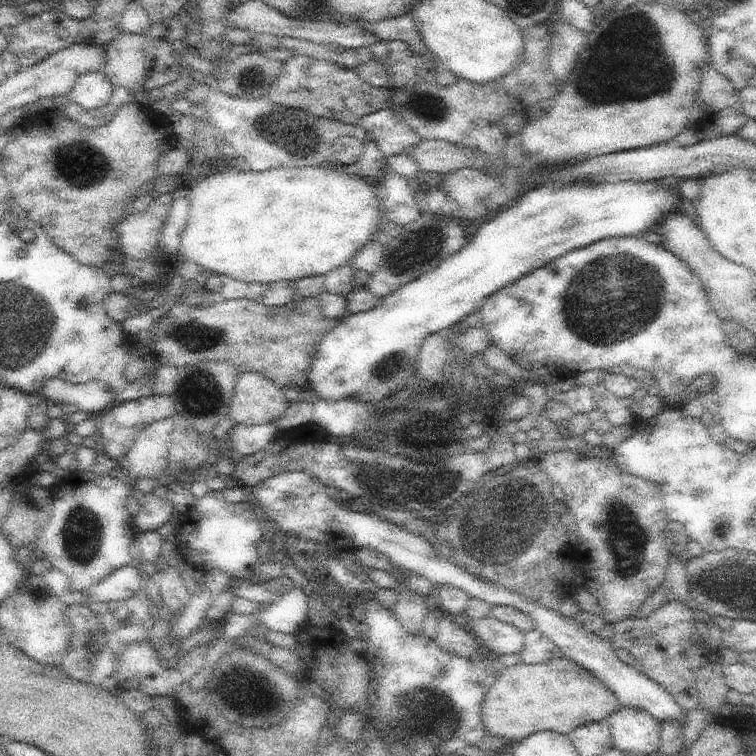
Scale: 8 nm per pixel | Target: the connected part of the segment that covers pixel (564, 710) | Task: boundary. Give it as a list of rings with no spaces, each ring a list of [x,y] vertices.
[[[560,656],[537,665],[520,662],[501,667],[496,682],[486,693],[481,717],[487,733],[502,737],[512,746],[538,731],[569,735],[583,724],[602,722],[620,707],[618,698],[597,676]]]

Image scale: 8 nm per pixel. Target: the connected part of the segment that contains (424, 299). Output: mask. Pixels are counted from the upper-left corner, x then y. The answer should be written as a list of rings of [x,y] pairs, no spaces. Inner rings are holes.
[[[591,180],[583,181],[568,181],[561,183],[560,181],[548,182],[536,186],[532,186],[532,190],[528,190],[524,196],[520,196],[520,200],[513,206],[509,205],[503,208],[503,211],[498,215],[484,222],[480,226],[478,232],[470,238],[470,242],[459,252],[454,253],[452,256],[446,257],[439,265],[438,268],[431,270],[425,275],[419,276],[418,279],[412,280],[401,287],[398,287],[395,291],[392,291],[389,295],[382,298],[381,303],[369,311],[359,313],[348,313],[342,318],[339,323],[327,332],[321,343],[318,345],[317,353],[314,355],[314,360],[310,365],[310,372],[308,372],[308,385],[322,400],[326,401],[339,401],[342,399],[356,399],[365,403],[378,403],[384,401],[387,397],[390,397],[393,393],[398,393],[402,387],[410,386],[417,380],[417,360],[419,357],[419,350],[421,344],[431,334],[438,333],[444,328],[450,328],[460,322],[464,316],[467,316],[482,306],[482,303],[486,300],[487,296],[493,295],[500,287],[505,287],[507,284],[513,283],[522,276],[529,272],[535,271],[537,268],[551,263],[558,257],[564,256],[566,253],[572,252],[576,249],[584,248],[589,244],[598,242],[602,239],[618,238],[618,237],[631,237],[639,236],[642,232],[650,230],[652,227],[657,227],[658,220],[660,218],[665,219],[664,214],[670,211],[676,211],[674,208],[678,206],[678,192],[672,190],[672,188],[660,188],[656,186],[654,182],[642,182],[642,181],[624,181],[617,183],[595,183]]]

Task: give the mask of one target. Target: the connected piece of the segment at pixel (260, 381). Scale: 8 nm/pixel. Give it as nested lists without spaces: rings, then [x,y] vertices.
[[[254,371],[241,373],[230,403],[229,418],[234,424],[250,426],[275,422],[289,405],[283,389],[263,374]]]

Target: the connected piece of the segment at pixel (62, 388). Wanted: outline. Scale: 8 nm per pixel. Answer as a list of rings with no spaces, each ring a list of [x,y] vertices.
[[[58,377],[47,380],[40,394],[46,398],[48,405],[74,404],[89,414],[100,412],[115,399],[113,390],[103,382],[74,384]]]

